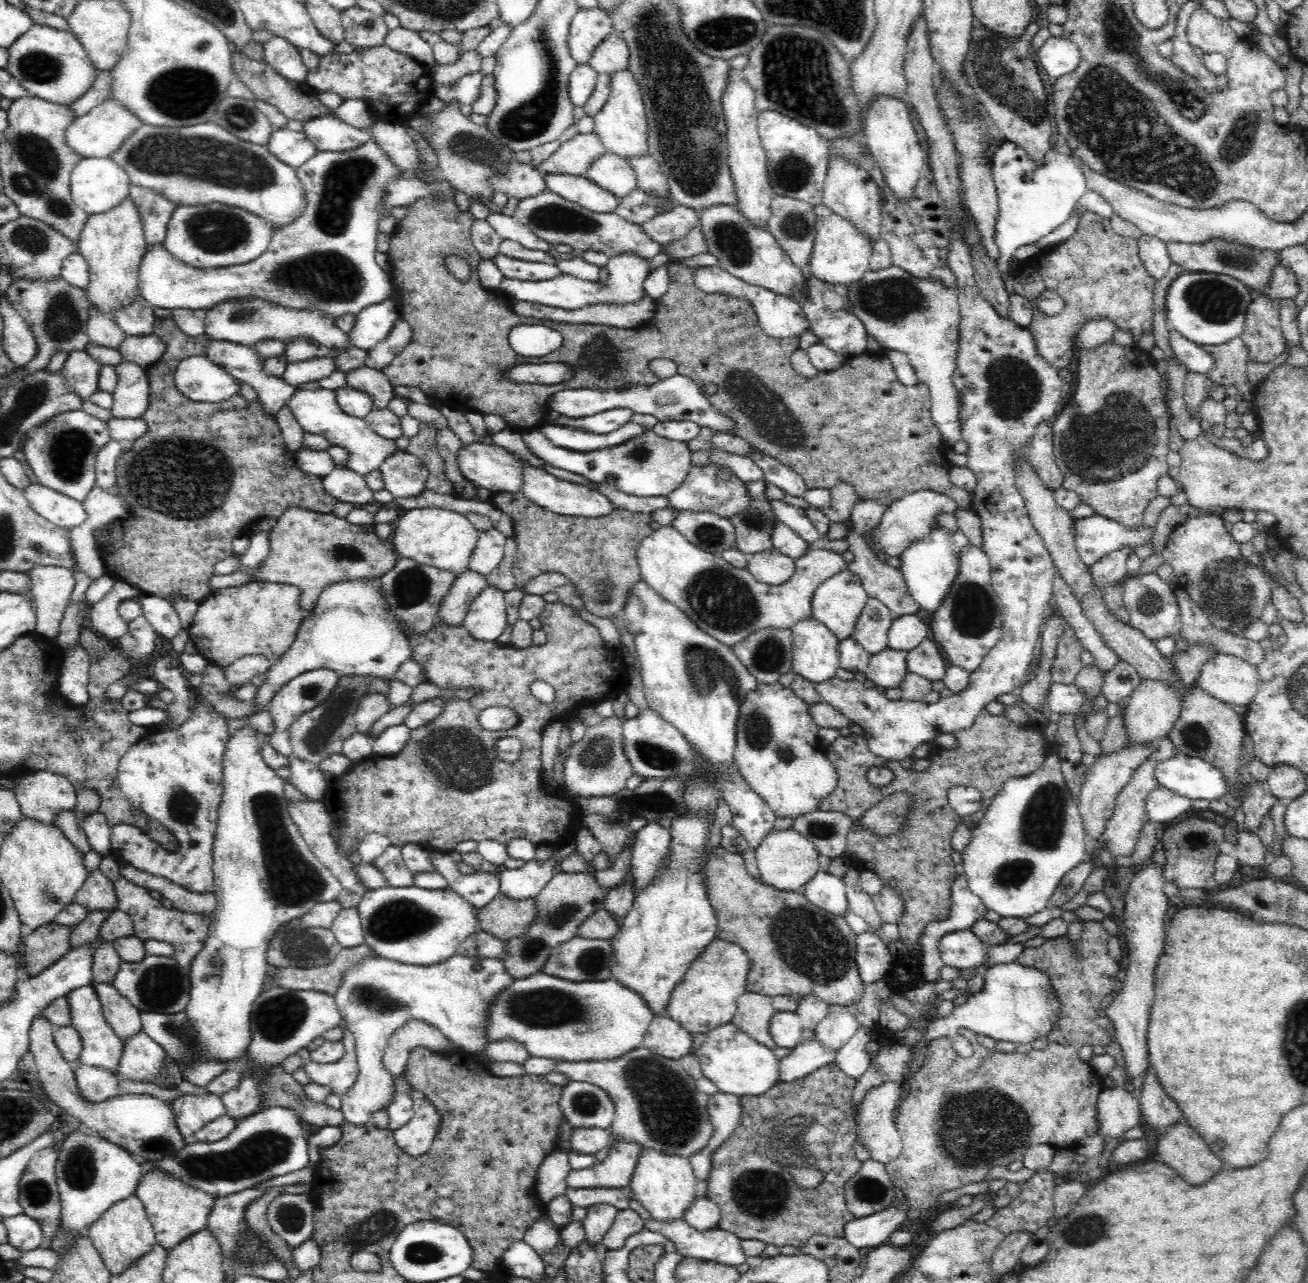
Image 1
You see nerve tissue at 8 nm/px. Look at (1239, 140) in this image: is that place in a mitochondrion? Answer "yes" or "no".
yes

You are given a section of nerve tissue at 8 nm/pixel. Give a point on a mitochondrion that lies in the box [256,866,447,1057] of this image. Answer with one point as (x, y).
(397, 920)

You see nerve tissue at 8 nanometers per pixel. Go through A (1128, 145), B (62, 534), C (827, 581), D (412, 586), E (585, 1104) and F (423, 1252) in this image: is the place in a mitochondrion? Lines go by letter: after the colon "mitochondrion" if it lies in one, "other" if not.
A: mitochondrion
B: other
C: other
D: mitochondrion
E: mitochondrion
F: mitochondrion

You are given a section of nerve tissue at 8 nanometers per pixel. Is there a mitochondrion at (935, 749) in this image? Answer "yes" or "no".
no

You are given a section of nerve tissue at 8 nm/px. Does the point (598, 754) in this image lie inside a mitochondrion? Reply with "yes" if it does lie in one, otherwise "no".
yes

